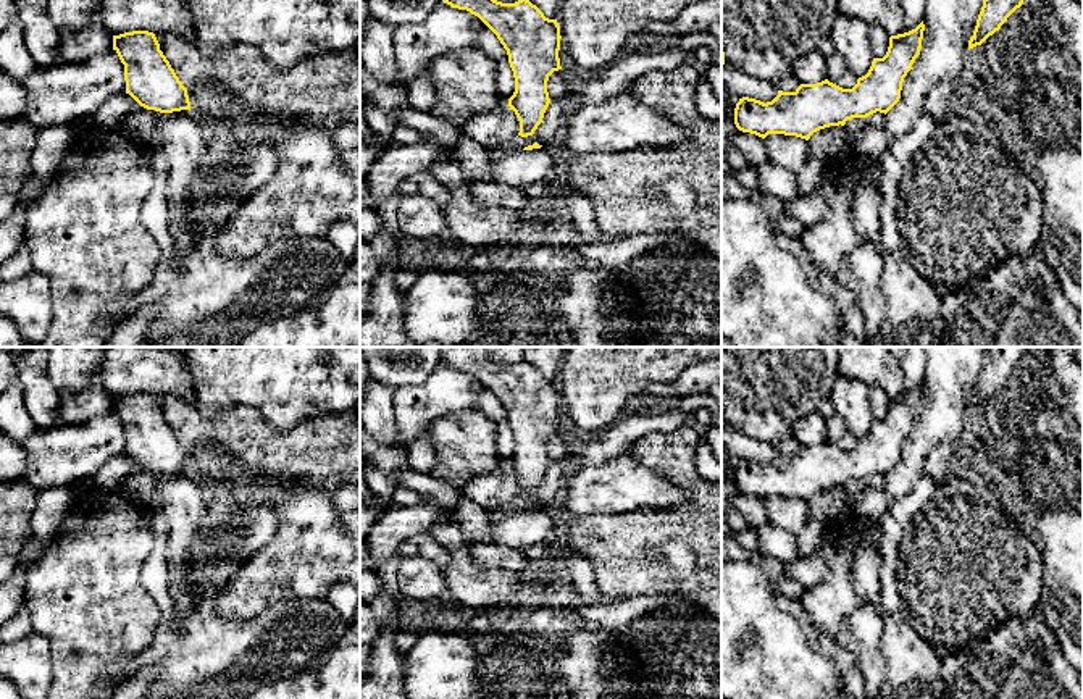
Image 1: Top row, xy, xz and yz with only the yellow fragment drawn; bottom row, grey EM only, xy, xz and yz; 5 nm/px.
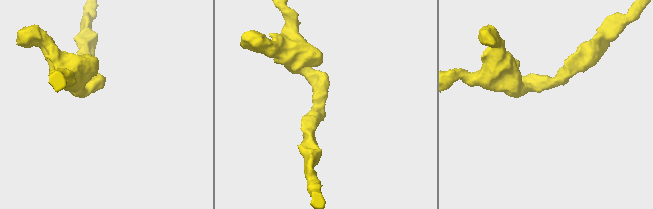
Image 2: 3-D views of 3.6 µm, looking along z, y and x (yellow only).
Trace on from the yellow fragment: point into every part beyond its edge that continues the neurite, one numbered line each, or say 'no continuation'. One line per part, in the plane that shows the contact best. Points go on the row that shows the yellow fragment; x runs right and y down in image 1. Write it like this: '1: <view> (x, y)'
no continuation

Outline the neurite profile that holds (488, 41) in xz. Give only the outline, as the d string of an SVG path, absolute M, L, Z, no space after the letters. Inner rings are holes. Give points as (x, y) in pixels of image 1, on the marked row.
M483 23L478 32L479 47L491 55L497 63L508 60L507 50L497 36Z

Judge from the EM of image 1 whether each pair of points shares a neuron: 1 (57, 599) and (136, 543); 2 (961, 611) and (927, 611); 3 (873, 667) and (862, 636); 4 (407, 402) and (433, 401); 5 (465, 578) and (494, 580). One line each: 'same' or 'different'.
1: same
2: same
3: same
4: same
5: same

